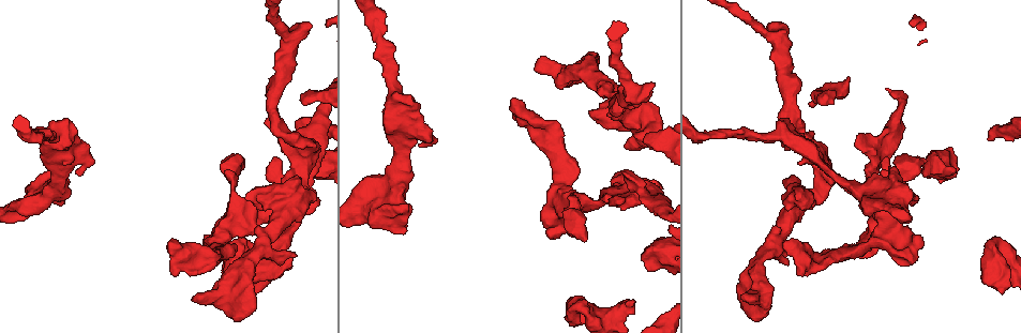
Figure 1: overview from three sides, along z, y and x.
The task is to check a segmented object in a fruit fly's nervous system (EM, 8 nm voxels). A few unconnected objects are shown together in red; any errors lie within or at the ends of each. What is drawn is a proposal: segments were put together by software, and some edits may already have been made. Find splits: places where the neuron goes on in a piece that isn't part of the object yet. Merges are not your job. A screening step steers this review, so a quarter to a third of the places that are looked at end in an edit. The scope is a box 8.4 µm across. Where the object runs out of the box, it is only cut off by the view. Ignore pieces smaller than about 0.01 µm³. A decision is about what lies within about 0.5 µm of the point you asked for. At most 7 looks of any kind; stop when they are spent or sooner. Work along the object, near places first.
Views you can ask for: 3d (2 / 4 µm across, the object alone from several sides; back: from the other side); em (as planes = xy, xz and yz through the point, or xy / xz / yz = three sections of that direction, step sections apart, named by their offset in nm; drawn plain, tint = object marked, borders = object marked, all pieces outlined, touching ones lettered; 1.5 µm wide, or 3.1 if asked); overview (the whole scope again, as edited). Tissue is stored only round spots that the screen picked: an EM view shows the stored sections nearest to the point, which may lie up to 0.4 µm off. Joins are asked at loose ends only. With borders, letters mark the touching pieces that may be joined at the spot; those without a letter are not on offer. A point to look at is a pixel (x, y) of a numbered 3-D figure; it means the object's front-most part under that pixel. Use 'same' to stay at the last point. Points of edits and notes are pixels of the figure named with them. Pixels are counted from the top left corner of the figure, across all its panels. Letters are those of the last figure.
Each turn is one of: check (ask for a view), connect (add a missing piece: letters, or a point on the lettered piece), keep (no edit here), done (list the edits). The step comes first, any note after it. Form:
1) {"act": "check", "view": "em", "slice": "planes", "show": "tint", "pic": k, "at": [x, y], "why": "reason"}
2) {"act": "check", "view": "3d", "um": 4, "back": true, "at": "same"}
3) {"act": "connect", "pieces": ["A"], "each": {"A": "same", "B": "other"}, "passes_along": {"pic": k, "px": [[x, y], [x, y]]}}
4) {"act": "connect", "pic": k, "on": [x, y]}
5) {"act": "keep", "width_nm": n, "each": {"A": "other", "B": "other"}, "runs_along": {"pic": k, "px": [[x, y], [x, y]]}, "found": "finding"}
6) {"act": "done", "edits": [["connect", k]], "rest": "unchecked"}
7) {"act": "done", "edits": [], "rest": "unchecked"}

{"act": "check", "view": "em", "slice": "planes", "show": "borders", "pic": 1, "at": [819, 101], "why": "free end"}

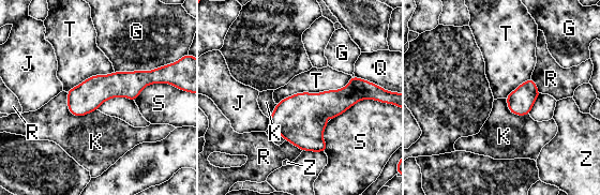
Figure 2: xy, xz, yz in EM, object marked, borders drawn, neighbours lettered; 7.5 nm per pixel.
{"act": "keep", "longest_contact_nm": ["T", 600], "each": {"G": "other", "J": "other", "K": "other", "Q": "other", "R": "other", "S": "other", "T": "other", "Z": "other"}, "found": "none of them fits"}

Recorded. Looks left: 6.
{"act": "check", "view": "em", "slice": "planes", "show": "plain", "pic": 1, "at": [784, 255], "why": "an open end"}

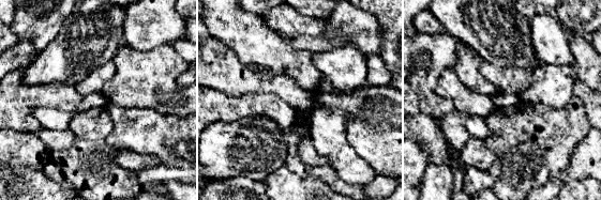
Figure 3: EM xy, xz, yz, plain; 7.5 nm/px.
{"act": "check", "view": "em", "slice": "planes", "show": "tint", "at": "same", "why": "where the object lies"}

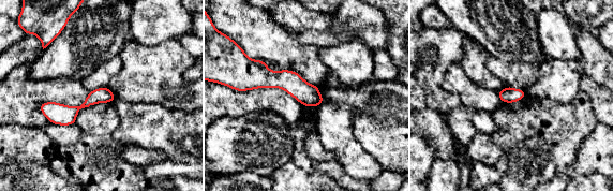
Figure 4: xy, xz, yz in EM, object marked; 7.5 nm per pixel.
{"act": "check", "view": "em", "slice": "planes", "show": "borders", "at": "same"}

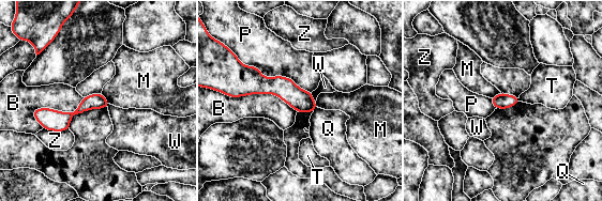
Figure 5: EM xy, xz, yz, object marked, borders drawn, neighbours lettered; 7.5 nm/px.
{"act": "keep", "each": {"B": "other", "M": "other", "P": "other", "Q": "other", "T": "other", "W": "other", "Z": "other"}, "runs_along": {"pic": 5, "px": [[237, 91], [281, 86], [313, 106]]}, "found": "no lettered piece goes on from it"}

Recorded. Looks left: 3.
{"act": "check", "view": "em", "slice": "planes", "show": "tint", "pic": 1, "at": [63, 204]}

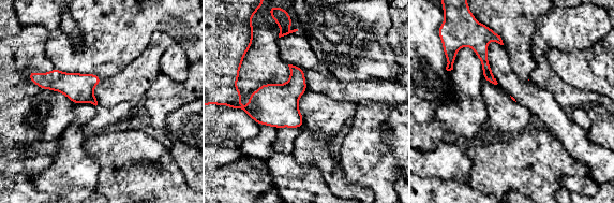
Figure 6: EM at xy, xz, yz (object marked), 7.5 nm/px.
{"act": "check", "view": "em", "slice": "planes", "show": "borders", "at": "same"}

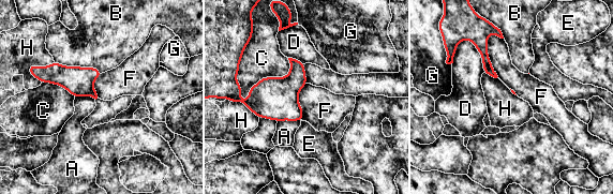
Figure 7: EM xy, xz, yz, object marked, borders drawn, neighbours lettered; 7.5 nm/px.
{"act": "keep", "each": {"A": "other", "B": "other", "C": "other", "D": "other", "E": "other", "F": "other", "G": "other", "H": "other"}, "found": "none of them fits"}

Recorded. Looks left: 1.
{"act": "done", "edits": [], "rest": "unchecked"}

